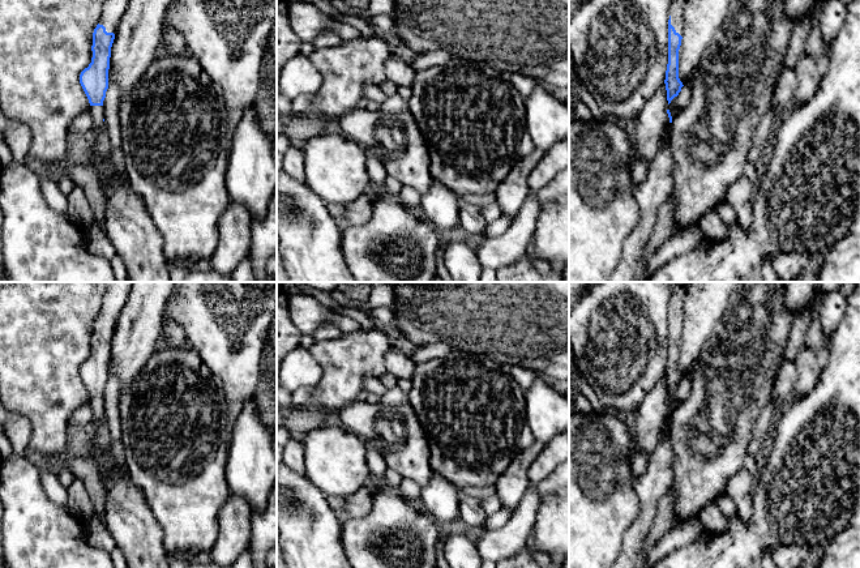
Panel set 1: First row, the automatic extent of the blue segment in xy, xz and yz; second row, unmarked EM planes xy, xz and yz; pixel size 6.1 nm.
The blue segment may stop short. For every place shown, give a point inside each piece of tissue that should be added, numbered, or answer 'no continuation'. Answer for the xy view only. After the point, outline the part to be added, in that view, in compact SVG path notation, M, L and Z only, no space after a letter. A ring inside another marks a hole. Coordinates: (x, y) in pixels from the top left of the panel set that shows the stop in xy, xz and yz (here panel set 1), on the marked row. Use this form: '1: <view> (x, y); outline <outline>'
1: xy (112, 11); outline M104 0L98 24L103 25L107 33L115 34L128 4L129 0Z
2: xy (97, 111); outline M90 106L90 112L91 112L91 118L93 118L93 128L91 131L86 134L86 137L84 138L84 142L86 144L86 154L84 155L85 159L89 162L89 165L93 166L93 168L95 170L95 172L98 174L99 181L102 184L102 187L111 187L112 181L102 181L100 176L99 176L99 170L100 170L100 159L98 157L98 153L95 151L97 146L98 146L98 138L100 136L100 129L102 129L102 124L103 124L103 106Z

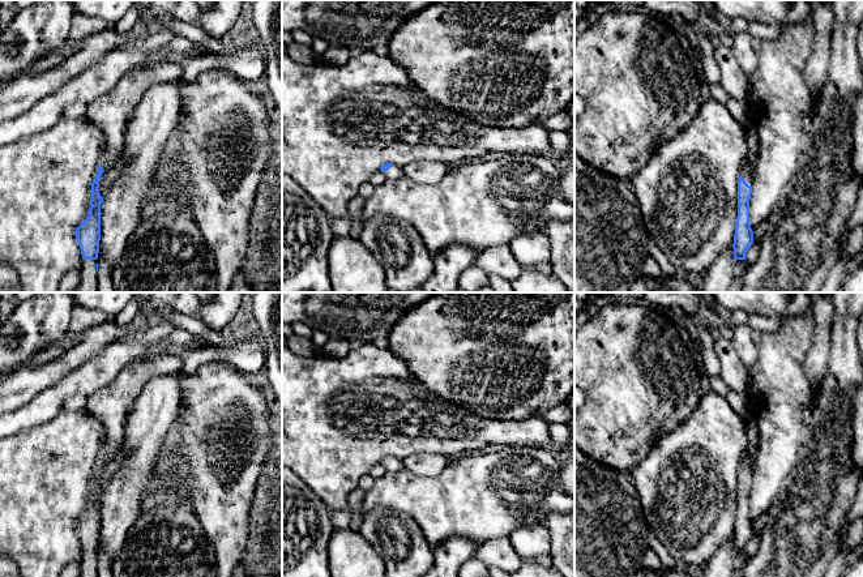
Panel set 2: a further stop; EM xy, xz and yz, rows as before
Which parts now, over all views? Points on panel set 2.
1: yz (747, 171); outline M747 150L745 159L742 164L742 170L740 170L739 176L742 179L744 179L748 185L751 185L751 187L753 185L753 168L751 166L751 155L749 155L748 150Z
2: yz (740, 266); outline M736 260L732 272L732 281L730 286L730 292L742 292L744 273L748 269L748 262L745 260Z

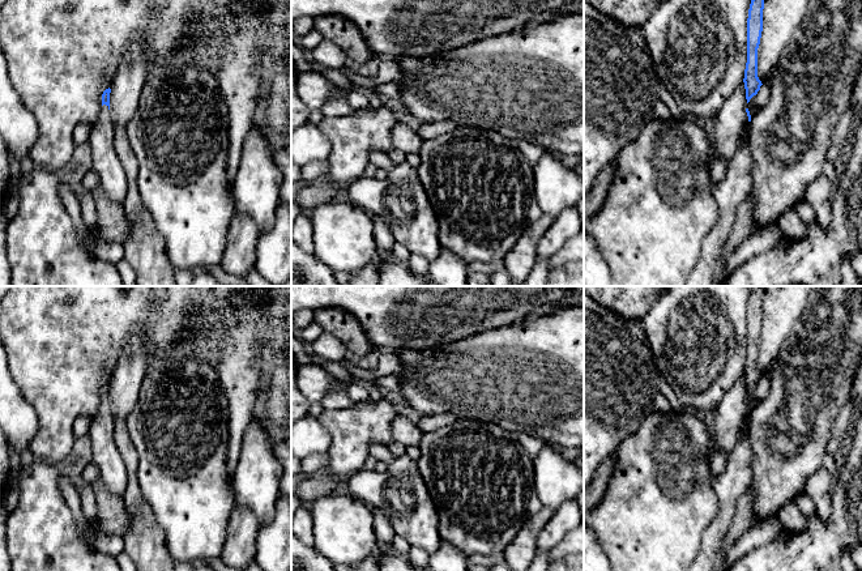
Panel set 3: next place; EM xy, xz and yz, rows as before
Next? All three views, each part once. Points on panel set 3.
1: xy (102, 157); outline M103 105L88 140L88 163L99 175L106 197L123 205L127 176L114 146L114 132L108 106Z

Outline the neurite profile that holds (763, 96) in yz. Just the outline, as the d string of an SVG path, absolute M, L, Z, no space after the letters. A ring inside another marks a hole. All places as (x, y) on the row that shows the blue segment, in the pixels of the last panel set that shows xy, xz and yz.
M768 80L768 81L764 81L763 85L760 86L760 90L756 94L756 105L760 108L768 103L772 85L773 85L773 80Z

